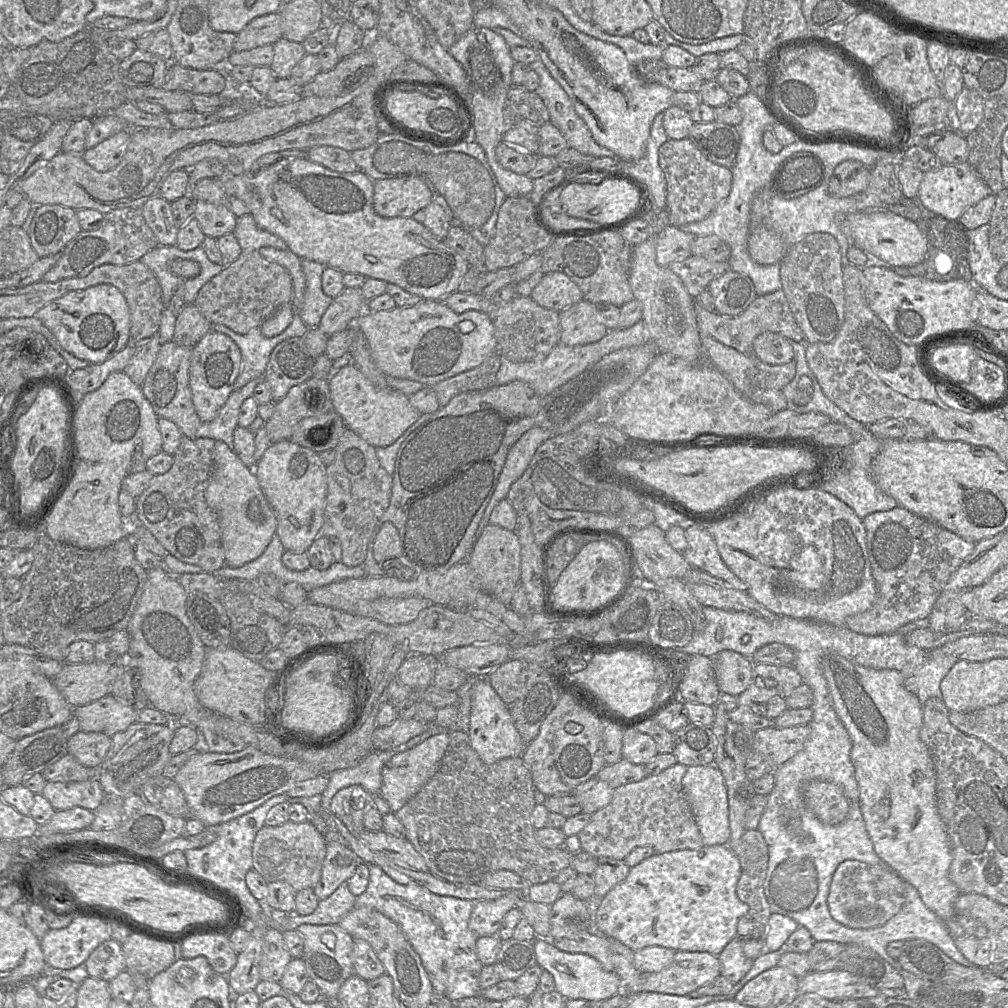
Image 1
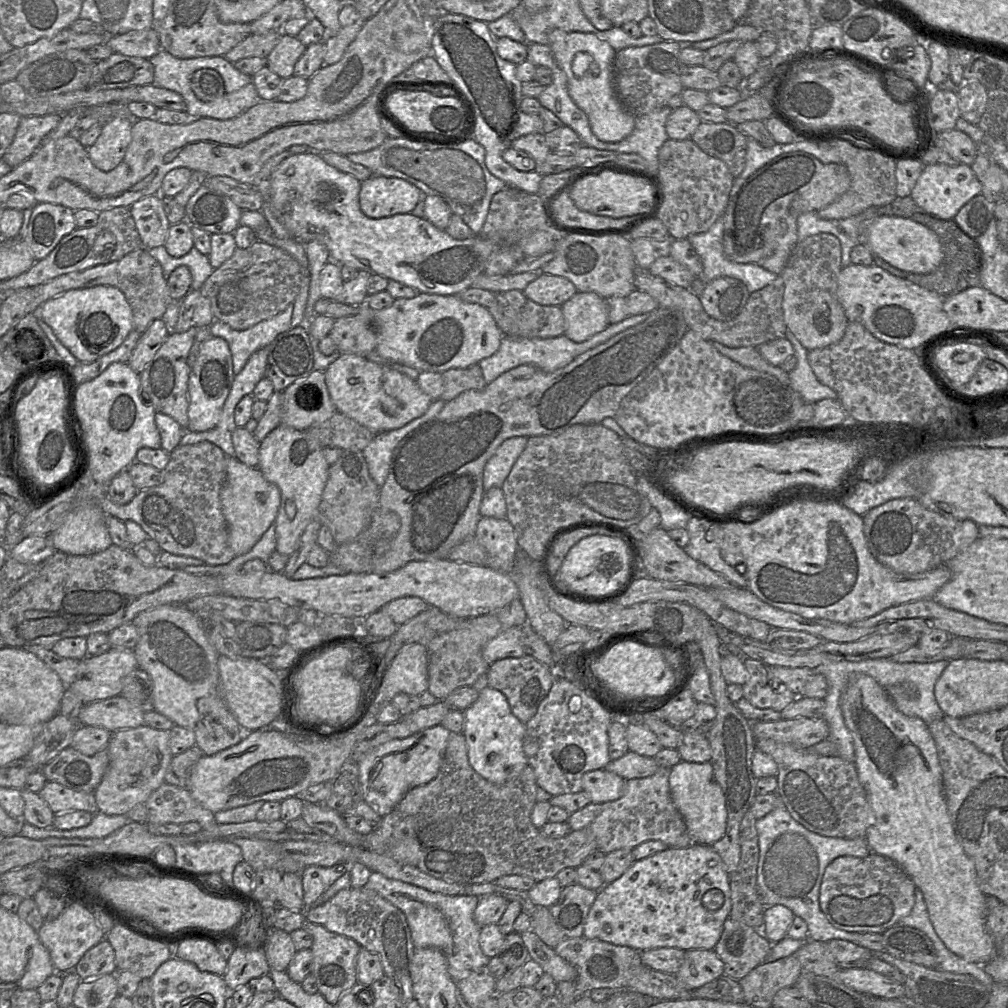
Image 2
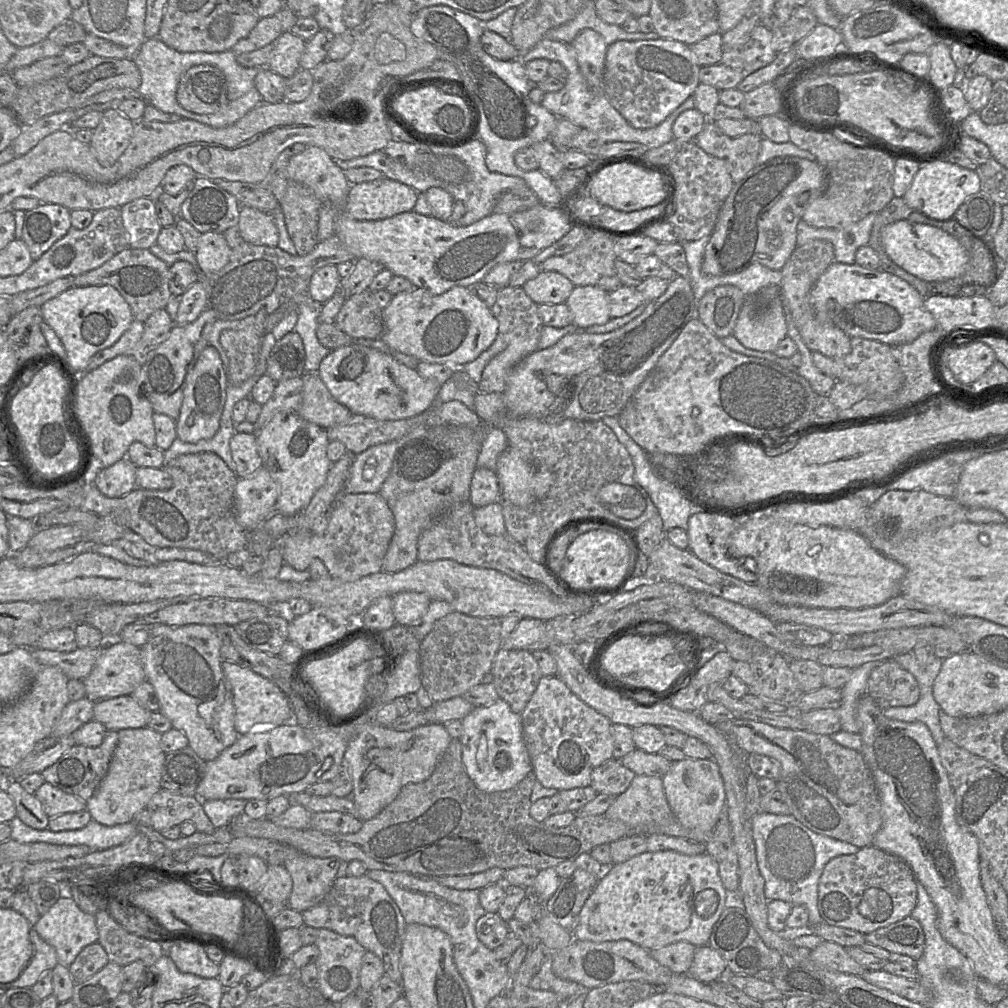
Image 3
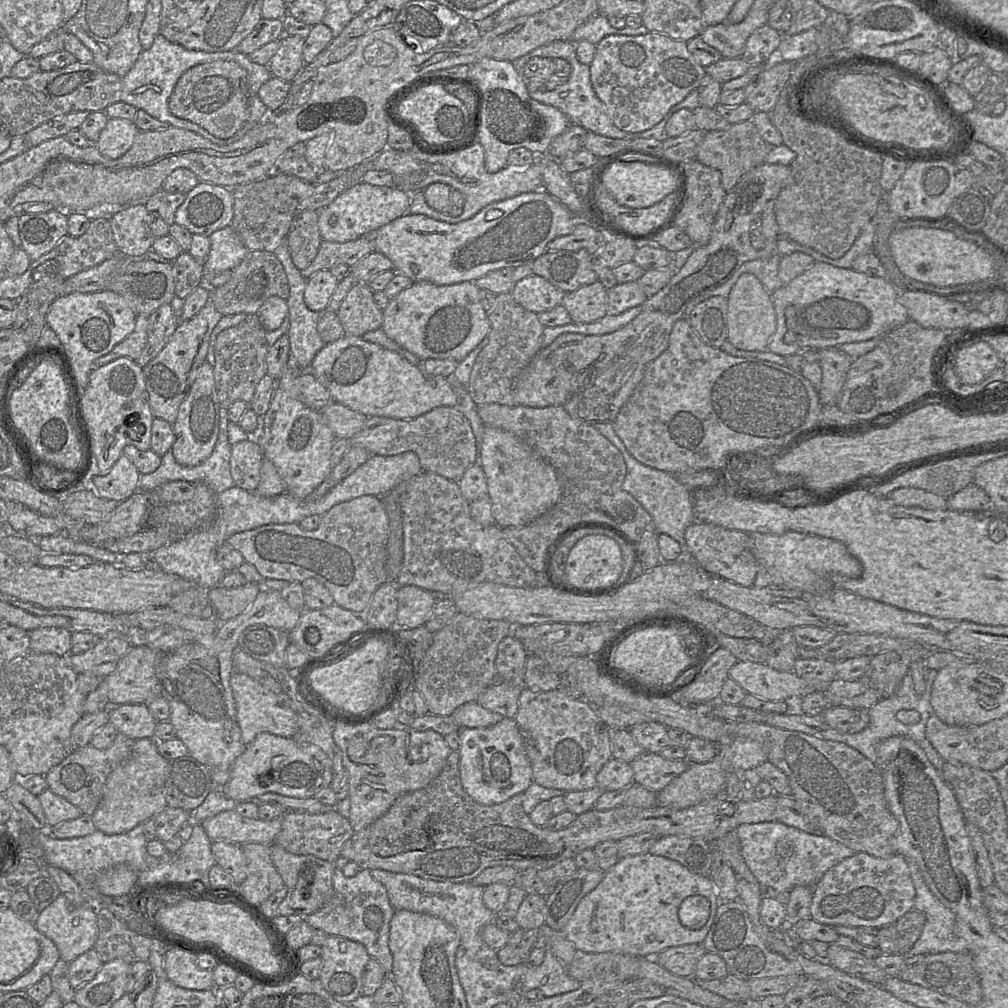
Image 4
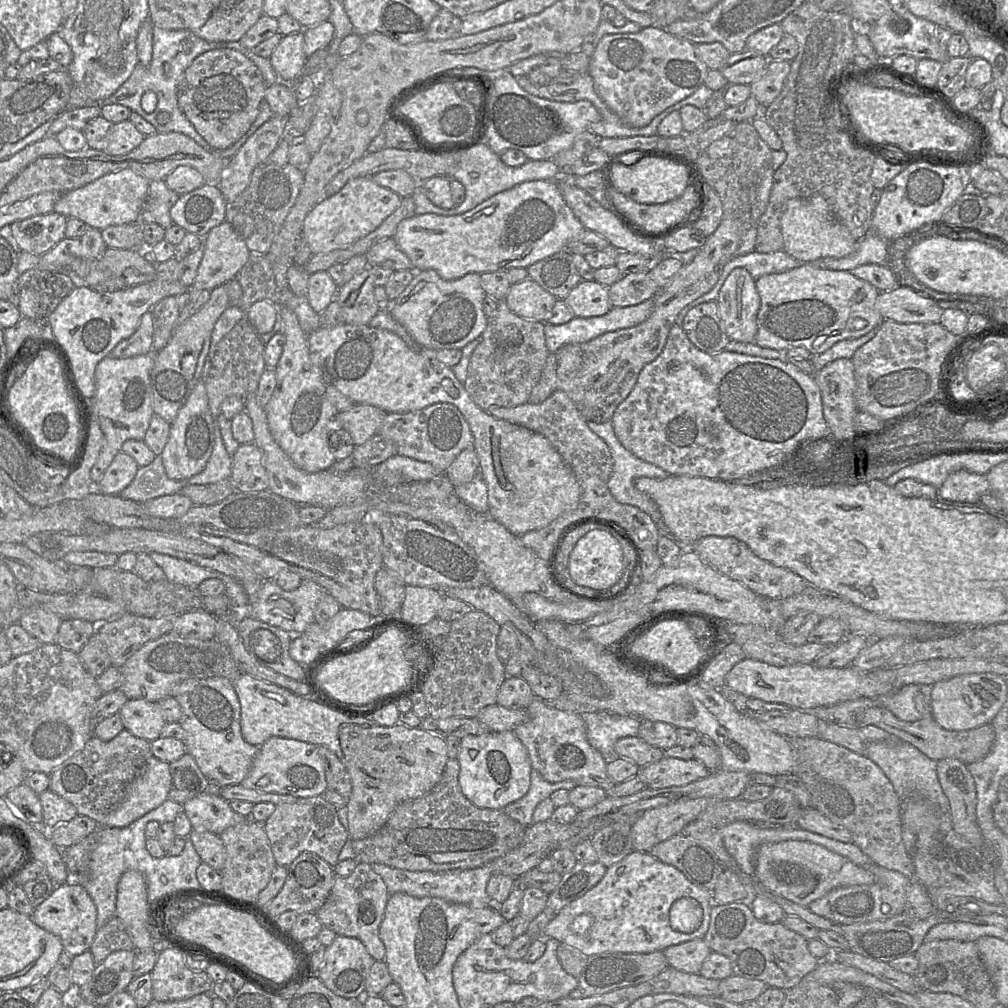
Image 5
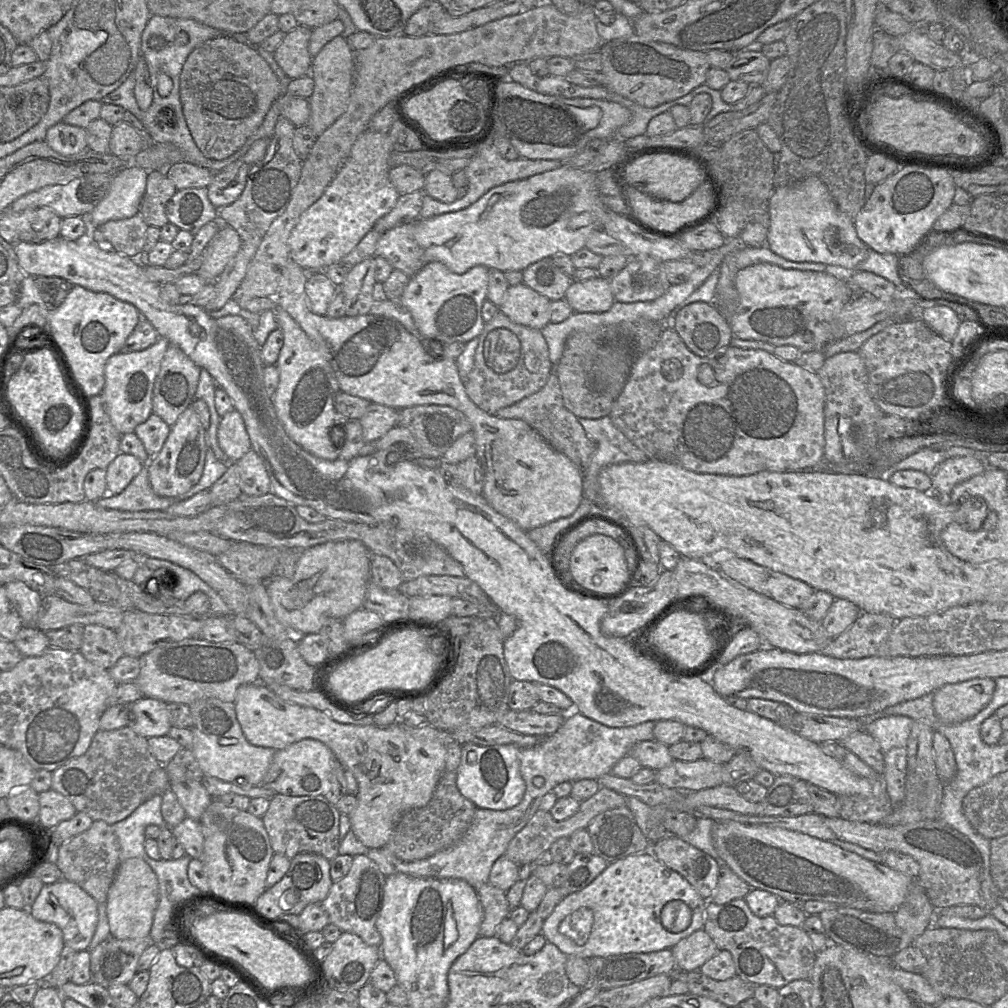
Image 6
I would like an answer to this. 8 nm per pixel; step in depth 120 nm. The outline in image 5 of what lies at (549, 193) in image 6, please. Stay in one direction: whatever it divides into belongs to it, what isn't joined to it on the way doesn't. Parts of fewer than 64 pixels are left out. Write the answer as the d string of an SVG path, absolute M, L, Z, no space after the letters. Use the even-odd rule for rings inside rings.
M534 180L499 192L463 214L453 216L415 214L398 224L393 239L411 261L414 271L434 270L442 279L454 280L468 273L480 274L527 268L567 249L567 244L585 230L564 200L556 180Z

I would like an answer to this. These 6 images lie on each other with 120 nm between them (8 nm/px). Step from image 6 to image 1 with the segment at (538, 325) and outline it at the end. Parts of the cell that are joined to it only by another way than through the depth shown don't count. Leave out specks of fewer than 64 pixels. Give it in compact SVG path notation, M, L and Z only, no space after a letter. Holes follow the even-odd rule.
M557 271L545 273L530 296L538 305L558 312L584 299L579 286Z

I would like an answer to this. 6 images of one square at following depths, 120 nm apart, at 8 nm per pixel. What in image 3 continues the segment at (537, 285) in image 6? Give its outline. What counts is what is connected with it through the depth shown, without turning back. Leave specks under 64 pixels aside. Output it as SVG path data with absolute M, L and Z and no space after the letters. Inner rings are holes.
M594 232L573 251L561 256L547 258L540 264L540 271L558 272L567 277L575 286L592 285L598 286L606 292L611 292L622 285L615 269L617 259L614 251L615 239L617 238Z

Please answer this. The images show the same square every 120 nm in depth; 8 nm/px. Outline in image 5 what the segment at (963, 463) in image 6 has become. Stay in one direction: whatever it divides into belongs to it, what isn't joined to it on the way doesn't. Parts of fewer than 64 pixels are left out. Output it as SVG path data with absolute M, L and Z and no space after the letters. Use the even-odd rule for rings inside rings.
M958 470L951 473L937 488L937 495L951 502L977 503L989 492L986 475Z

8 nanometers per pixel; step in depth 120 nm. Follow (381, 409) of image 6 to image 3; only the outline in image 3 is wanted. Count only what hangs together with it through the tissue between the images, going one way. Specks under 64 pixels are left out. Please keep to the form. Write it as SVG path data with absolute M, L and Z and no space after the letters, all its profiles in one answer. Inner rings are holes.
M318 373L303 376L303 397L297 413L305 420L324 429L341 425L353 414L334 399Z

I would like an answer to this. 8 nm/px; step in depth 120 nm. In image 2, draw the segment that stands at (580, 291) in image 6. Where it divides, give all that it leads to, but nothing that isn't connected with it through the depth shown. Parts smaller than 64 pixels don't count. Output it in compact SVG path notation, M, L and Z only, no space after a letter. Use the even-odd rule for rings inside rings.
M577 292L561 306L565 333L574 342L583 342L608 325L605 299L595 292Z

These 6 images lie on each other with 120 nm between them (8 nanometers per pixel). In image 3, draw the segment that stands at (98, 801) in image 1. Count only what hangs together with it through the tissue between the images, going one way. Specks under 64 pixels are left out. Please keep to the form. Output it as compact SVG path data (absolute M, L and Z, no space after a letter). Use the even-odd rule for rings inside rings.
M44 782L34 793L49 817L86 809L86 801Z

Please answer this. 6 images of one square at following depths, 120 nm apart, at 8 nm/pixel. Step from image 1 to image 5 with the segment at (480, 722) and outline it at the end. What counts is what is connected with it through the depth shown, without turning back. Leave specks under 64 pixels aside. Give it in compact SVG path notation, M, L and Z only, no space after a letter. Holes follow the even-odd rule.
M513 731L487 732L461 738L457 760L460 766L460 790L477 807L503 809L529 790L532 770L530 759L525 746Z

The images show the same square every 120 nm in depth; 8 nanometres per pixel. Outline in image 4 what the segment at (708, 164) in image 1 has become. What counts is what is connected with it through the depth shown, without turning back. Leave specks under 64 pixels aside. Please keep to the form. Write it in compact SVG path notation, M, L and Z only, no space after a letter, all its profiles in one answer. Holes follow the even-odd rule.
M696 159L677 163L685 181L685 191L676 217L676 226L683 230L693 243L703 246L710 239L713 223L727 192L722 187L718 170L705 166Z

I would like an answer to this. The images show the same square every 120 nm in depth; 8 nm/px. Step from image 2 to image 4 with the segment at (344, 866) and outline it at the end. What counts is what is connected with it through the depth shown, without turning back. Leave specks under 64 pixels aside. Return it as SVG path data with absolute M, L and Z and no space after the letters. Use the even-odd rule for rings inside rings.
M276 843L269 848L272 862L287 888L286 896L278 906L278 915L307 916L319 910L332 894L334 864L313 855L292 854Z

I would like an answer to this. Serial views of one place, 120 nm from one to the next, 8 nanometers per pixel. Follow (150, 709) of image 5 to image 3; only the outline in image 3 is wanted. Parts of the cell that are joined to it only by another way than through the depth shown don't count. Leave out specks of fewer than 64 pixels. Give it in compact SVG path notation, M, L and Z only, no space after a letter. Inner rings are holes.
M131 695L103 699L95 702L93 719L102 723L107 730L120 731L129 728L146 727L152 712L140 705Z

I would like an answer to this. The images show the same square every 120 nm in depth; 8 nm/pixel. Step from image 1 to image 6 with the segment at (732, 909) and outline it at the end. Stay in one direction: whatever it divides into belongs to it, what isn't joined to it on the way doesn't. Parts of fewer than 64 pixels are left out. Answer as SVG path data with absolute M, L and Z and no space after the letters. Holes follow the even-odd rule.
M647 850L609 863L606 869L604 869L604 871L602 871L588 886L578 892L565 896L561 902L556 905L553 912L544 920L542 934L547 942L556 945L565 955L577 956L584 959L595 956L608 957L628 953L657 952L664 949L672 949L681 939L688 937L697 930L703 929L706 904L707 900L702 898L685 878L679 873L666 867L663 863L657 860L649 850Z

